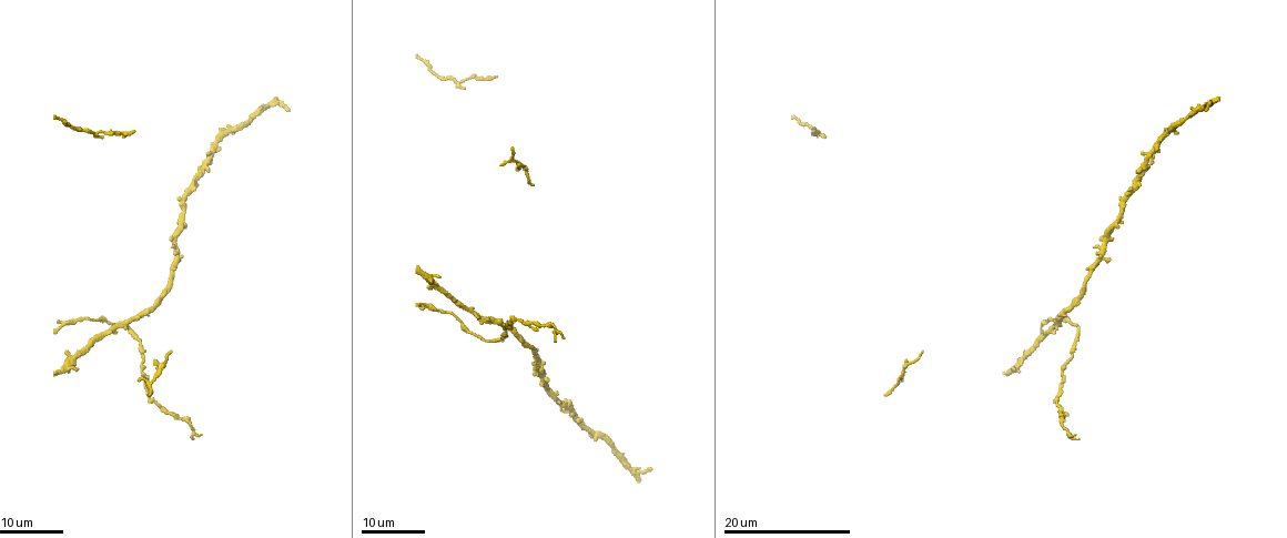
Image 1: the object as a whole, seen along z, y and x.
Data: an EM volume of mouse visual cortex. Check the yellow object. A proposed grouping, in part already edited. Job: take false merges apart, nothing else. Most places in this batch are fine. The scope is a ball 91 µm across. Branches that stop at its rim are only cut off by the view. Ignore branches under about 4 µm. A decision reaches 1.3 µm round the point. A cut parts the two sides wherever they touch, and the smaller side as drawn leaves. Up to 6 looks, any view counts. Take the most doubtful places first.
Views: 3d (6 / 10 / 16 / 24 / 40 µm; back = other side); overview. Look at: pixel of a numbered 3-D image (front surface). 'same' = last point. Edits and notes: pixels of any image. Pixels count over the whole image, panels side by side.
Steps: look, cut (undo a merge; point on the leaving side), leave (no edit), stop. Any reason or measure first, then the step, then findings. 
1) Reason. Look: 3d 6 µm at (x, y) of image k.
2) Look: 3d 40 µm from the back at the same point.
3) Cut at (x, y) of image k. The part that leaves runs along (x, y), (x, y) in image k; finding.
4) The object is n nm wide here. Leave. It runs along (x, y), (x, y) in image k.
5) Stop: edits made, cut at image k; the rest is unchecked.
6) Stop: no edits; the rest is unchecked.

Small branch off a trunk. Look: 3d 24 µm at (161, 366) of image 1.

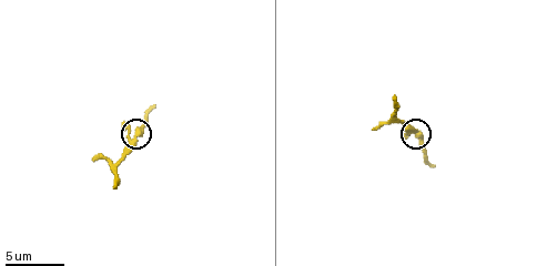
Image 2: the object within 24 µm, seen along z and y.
Look: 3d 6 µm at (138, 134) of image 2.

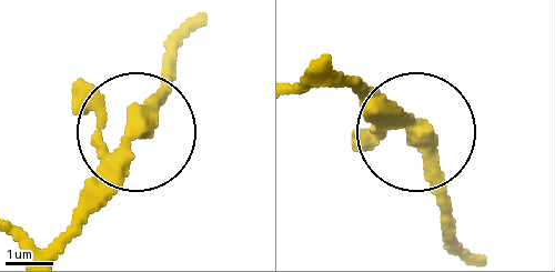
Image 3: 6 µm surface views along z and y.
The side arm is 5 µm long. Leave. All the same neuron.

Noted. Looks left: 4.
Look: 3d 16 µm at (119, 326) of image 1.

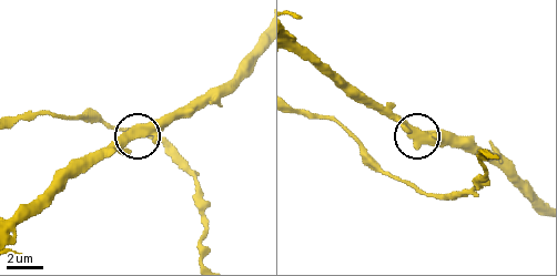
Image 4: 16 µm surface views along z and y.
Look: 3d 10 µm at (418, 142) of image 4.

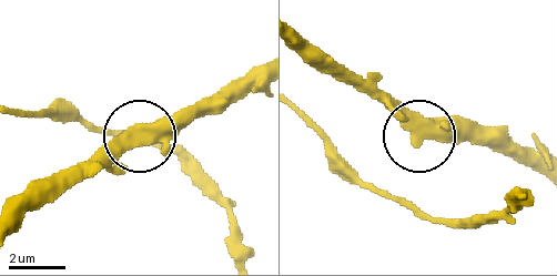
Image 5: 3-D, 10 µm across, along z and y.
The object is 470 nm wide here. Leave. Continuous, no second neuron.

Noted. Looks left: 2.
Look: 3d 16 µm at (456, 82) of image 1.

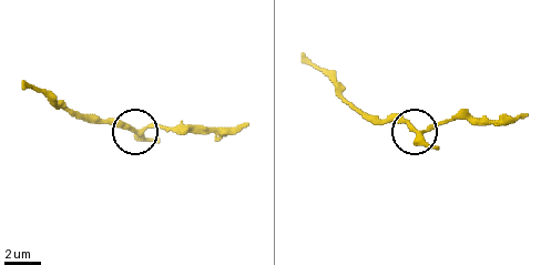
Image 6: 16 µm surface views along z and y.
Zoom in. Look: 3d 6 µm at (416, 131) of image 6.

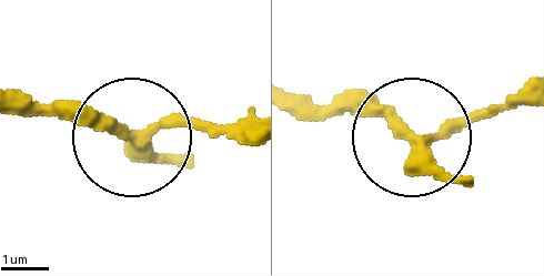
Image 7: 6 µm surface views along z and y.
The object is 280 nm wide here. Leave. All the same neuron.

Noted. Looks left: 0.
Stop: no edits; the rest is unchecked.

